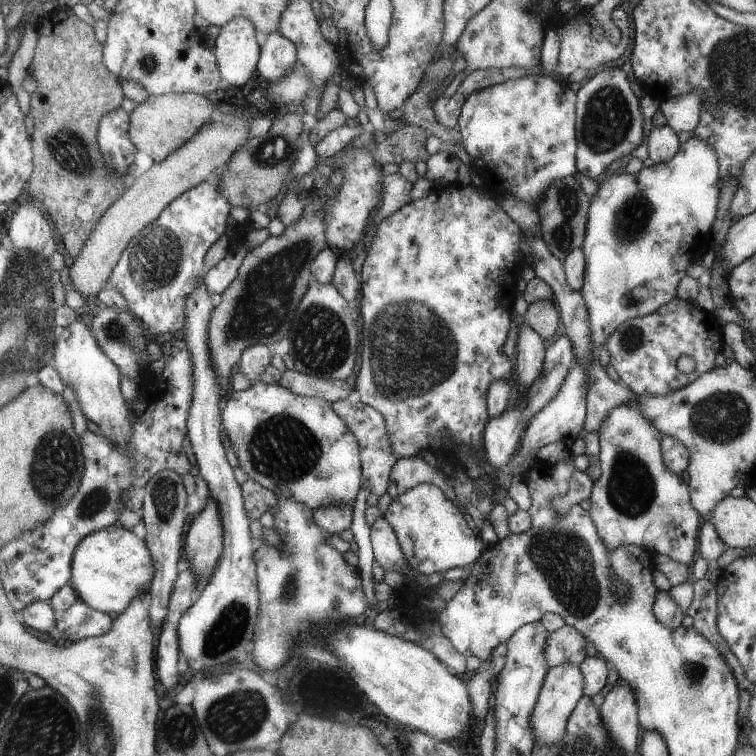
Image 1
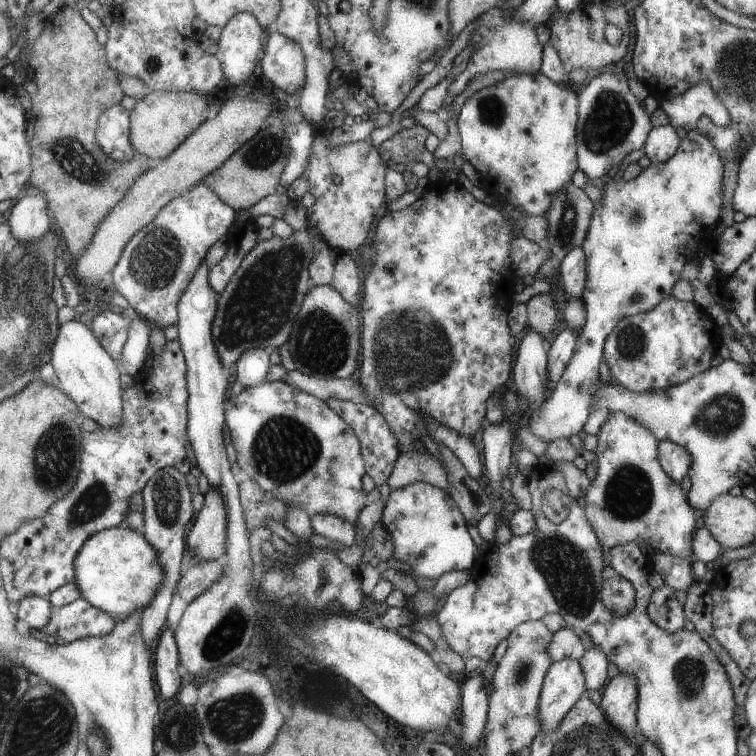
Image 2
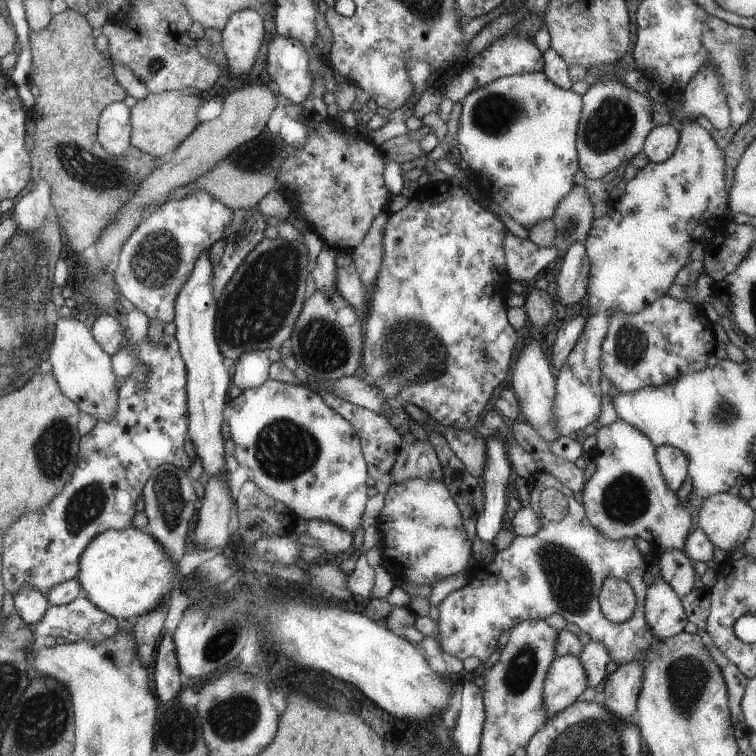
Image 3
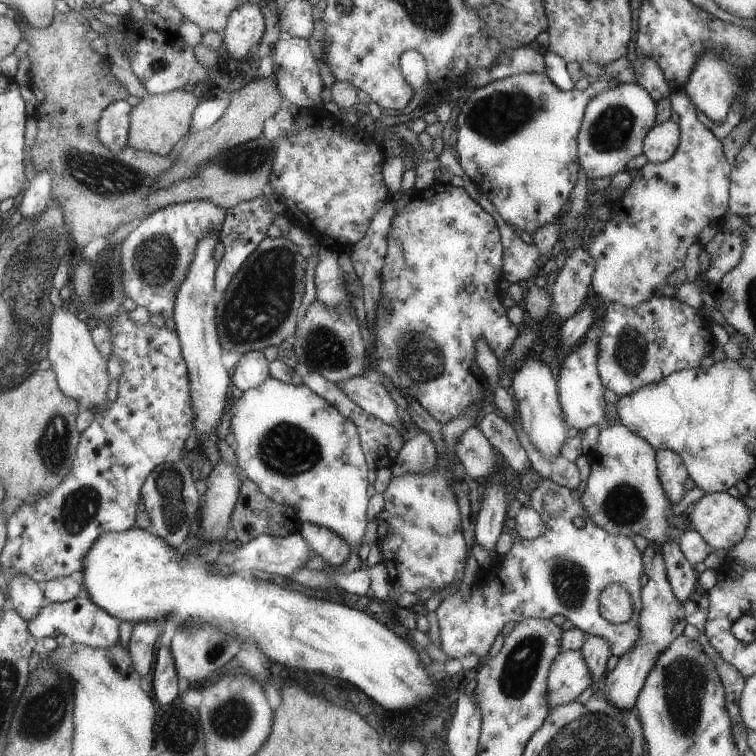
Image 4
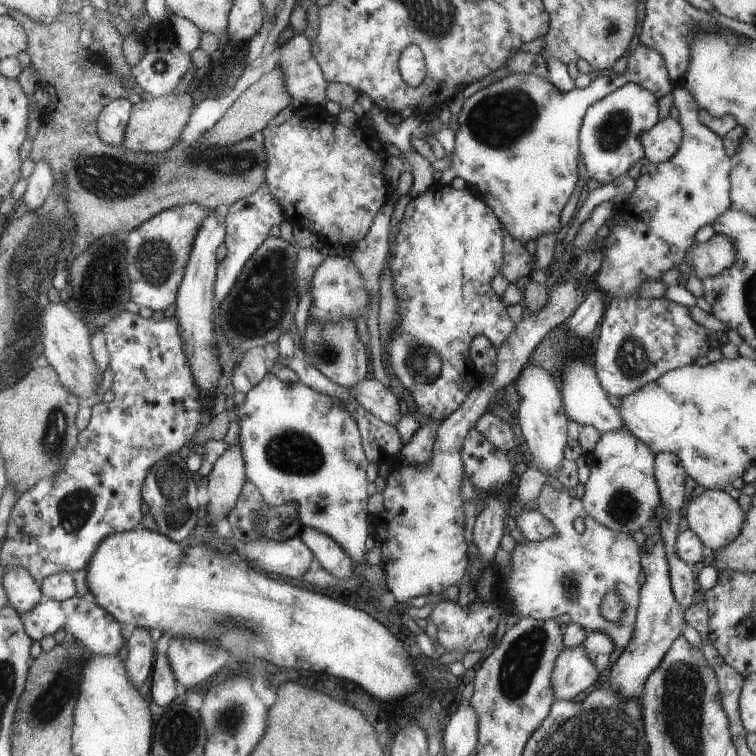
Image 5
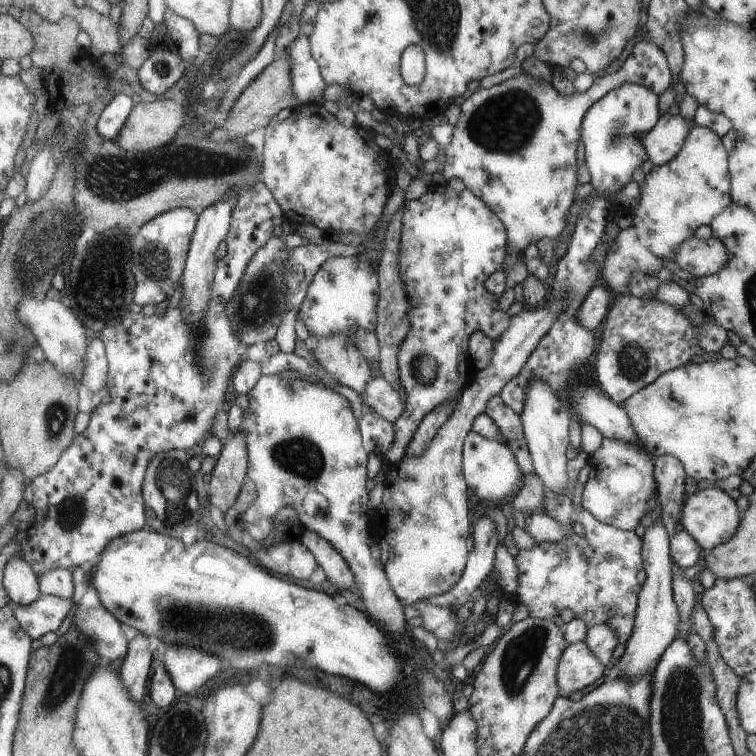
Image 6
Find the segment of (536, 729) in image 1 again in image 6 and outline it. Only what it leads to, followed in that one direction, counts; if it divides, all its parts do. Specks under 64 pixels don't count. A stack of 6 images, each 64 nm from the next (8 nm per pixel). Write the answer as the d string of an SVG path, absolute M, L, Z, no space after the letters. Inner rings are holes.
M585 642L566 645L556 672L558 697L568 697L571 692L593 684L603 674L604 668Z

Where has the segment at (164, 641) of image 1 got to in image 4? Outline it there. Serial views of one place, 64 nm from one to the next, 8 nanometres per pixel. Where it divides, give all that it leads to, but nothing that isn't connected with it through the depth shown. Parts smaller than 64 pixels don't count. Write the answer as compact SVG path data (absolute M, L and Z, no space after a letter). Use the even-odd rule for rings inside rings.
M158 646L153 661L153 696L159 704L169 704L179 696L177 673L169 646Z

